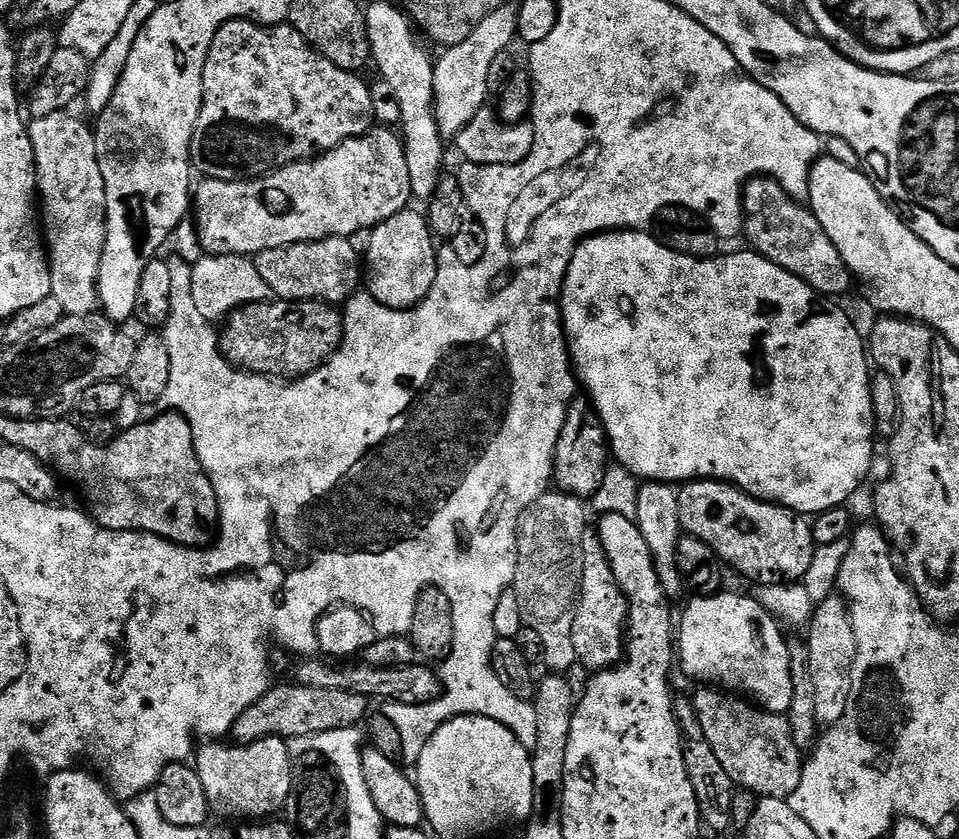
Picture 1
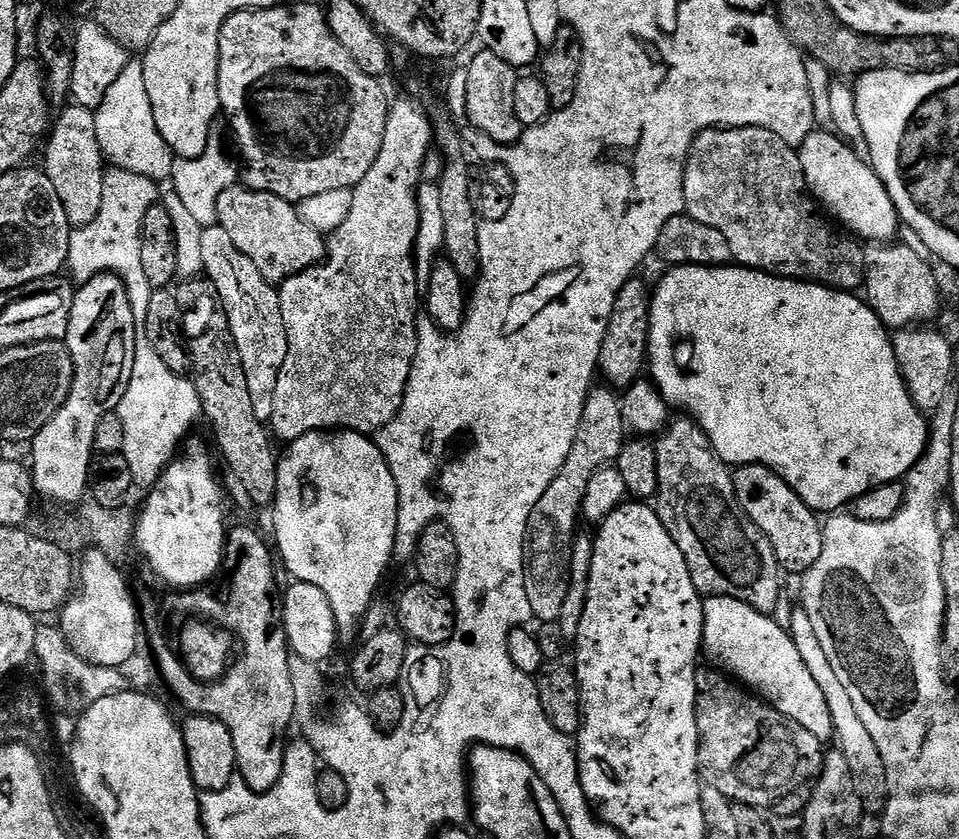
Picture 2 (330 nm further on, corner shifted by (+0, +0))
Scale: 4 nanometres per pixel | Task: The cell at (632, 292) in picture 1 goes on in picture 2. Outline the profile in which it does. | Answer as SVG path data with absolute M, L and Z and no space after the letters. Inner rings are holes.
M686 264L669 267L667 271L668 273L661 278L660 285L654 288L652 292L652 309L650 310L650 326L652 329L648 331L647 359L647 363L650 365L650 376L656 387L659 388L662 398L668 403L669 409L676 410L676 408L681 408L684 411L681 413L687 414L691 419L695 420L710 443L712 443L713 450L719 454L720 459L725 464L729 466L739 466L741 464L761 464L766 466L770 470L774 470L774 474L778 474L778 478L785 480L790 486L790 490L794 490L794 494L798 494L798 498L802 498L802 502L806 502L806 506L810 506L813 512L817 514L836 514L843 509L840 508L843 504L844 507L851 505L857 496L866 494L866 490L870 490L874 486L885 484L886 482L903 481L908 472L920 461L928 446L929 421L926 419L925 413L921 412L919 406L910 398L906 382L898 370L898 358L894 358L894 346L892 345L889 329L884 327L884 323L880 321L878 314L859 295L851 292L837 292L834 288L827 288L825 284L814 284L807 280L788 280L784 276L772 276L768 272L760 272L756 268L745 268L743 266L703 268L697 264Z

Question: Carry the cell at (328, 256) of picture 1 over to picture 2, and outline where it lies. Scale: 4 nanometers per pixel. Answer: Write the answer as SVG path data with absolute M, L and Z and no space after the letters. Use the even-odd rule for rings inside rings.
M233 186L218 197L216 224L258 266L258 274L279 286L294 274L315 268L326 255L326 240L321 232L302 222L297 205L274 194L256 192L252 188Z

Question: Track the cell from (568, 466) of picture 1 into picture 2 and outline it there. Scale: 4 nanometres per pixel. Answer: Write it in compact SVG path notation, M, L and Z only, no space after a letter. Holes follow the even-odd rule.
M633 278L618 290L614 302L614 314L610 314L610 326L606 326L606 338L602 338L602 350L598 365L599 375L604 376L603 383L616 390L628 388L646 372L648 359L648 331L650 326L650 310L652 309L652 292L650 288Z

